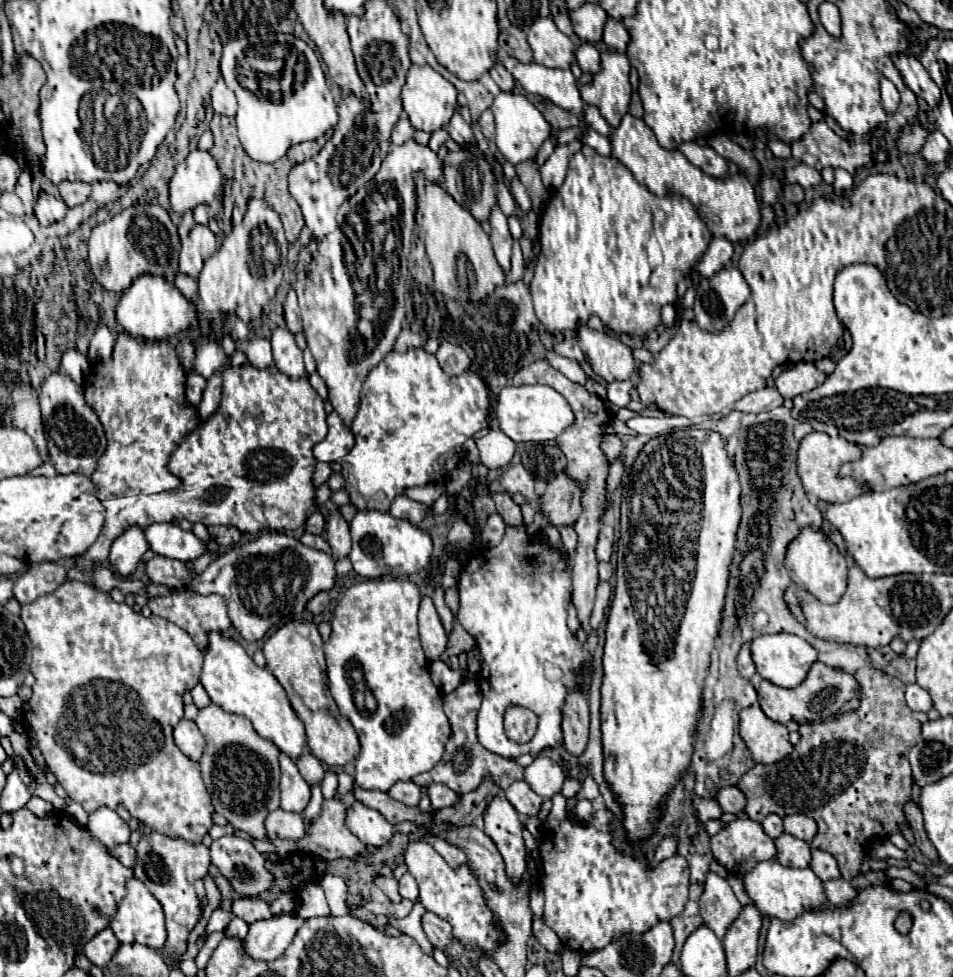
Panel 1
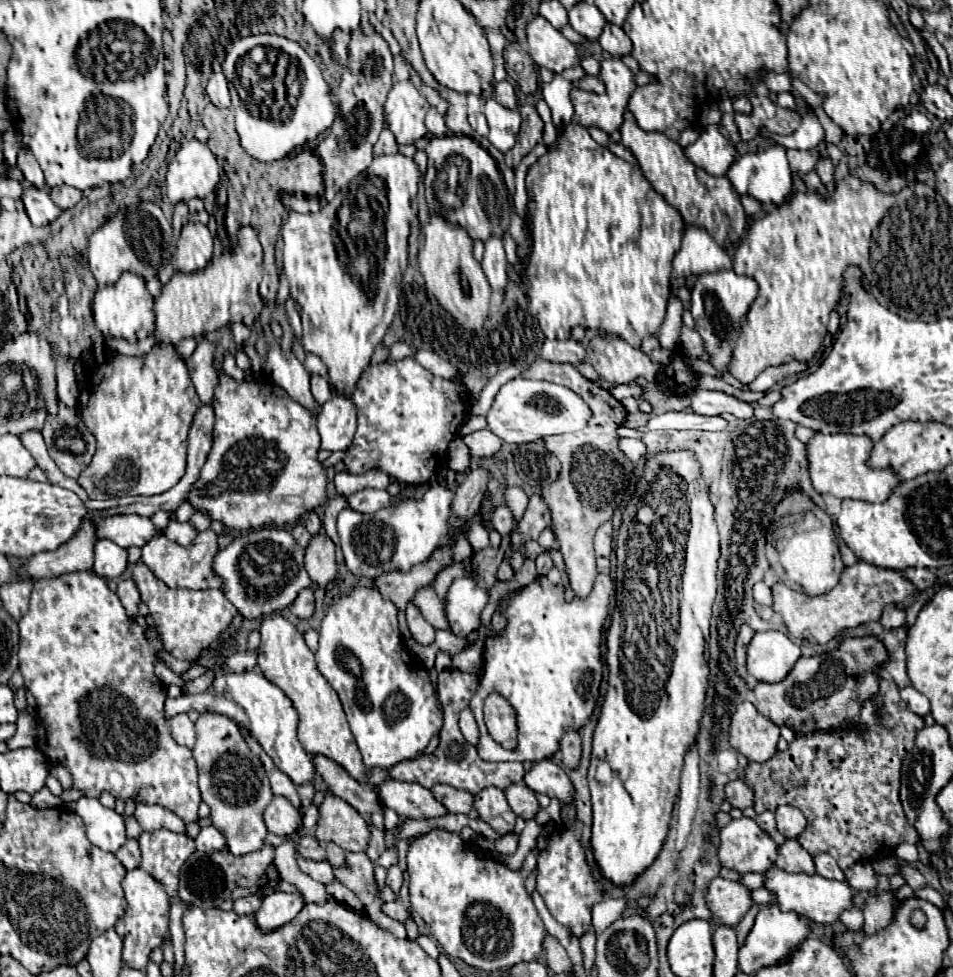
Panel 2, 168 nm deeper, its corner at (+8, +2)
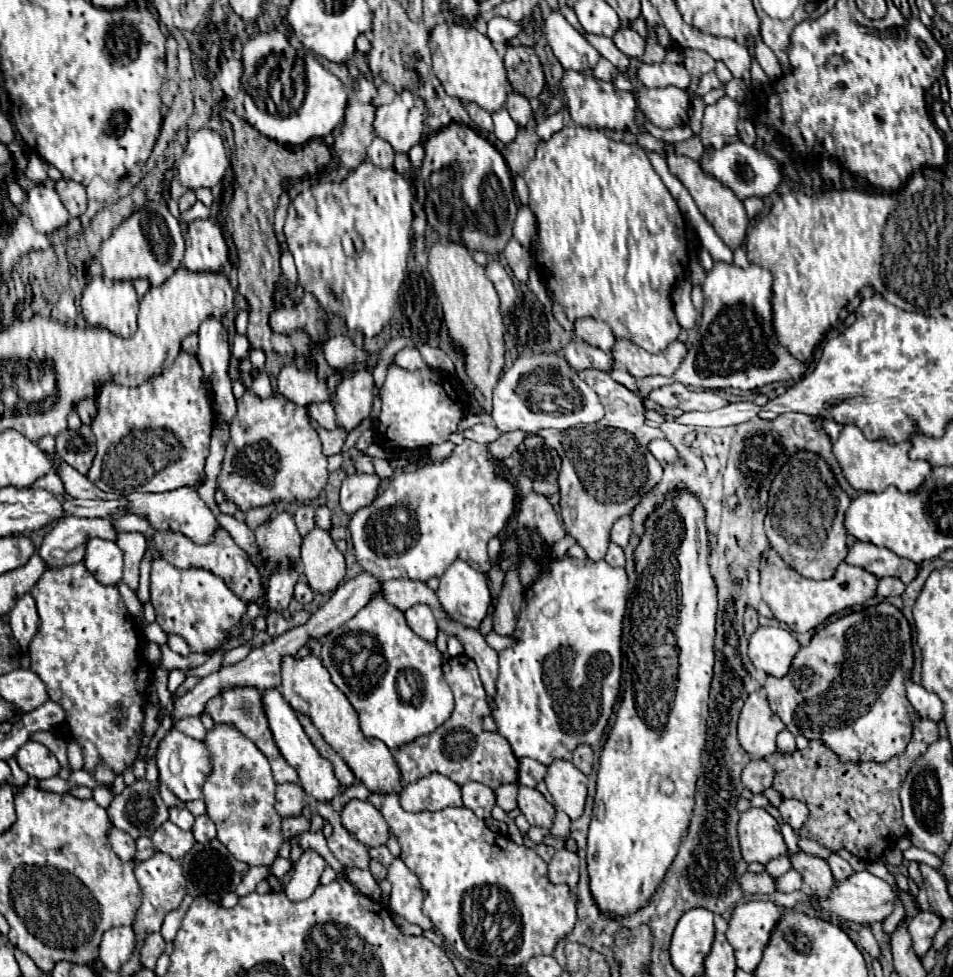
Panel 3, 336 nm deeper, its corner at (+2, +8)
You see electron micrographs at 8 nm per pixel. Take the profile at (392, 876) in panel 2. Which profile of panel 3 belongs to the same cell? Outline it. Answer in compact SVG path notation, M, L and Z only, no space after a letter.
M396 857L392 861L392 865L388 867L388 881L392 883L390 901L396 905L396 907L390 907L390 911L404 917L406 921L410 921L414 925L420 925L424 931L432 929L432 921L422 913L422 907L418 907L422 903L420 881L404 865L404 861L400 857Z

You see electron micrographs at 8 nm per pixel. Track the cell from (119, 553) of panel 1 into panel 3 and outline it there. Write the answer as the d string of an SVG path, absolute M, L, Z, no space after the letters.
M90 539L86 545L84 563L100 583L116 585L122 579L122 549L114 541Z

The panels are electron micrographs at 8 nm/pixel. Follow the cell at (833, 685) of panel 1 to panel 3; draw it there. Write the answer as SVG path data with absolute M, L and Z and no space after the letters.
M890 603L862 609L840 617L818 629L812 641L802 647L790 671L784 677L768 677L764 691L772 711L782 719L786 729L806 739L820 739L844 761L888 761L902 753L912 733L914 709L904 695L904 681L912 669L912 635L904 615Z

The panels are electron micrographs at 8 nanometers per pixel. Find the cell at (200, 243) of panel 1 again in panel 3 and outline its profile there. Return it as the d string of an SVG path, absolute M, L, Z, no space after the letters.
M196 219L186 233L184 267L190 271L220 271L228 259L228 247L218 225L210 219Z

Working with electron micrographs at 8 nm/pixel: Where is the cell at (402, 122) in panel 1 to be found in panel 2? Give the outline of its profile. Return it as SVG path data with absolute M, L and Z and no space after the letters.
M384 129L374 145L374 155L394 155L394 153L398 153L398 143L394 141L394 135L388 129Z

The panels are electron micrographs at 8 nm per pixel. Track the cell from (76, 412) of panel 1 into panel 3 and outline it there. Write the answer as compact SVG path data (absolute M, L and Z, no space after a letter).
M82 425L76 431L66 429L58 433L56 451L68 465L72 465L82 475L86 475L96 457L96 439L92 435L90 425Z

